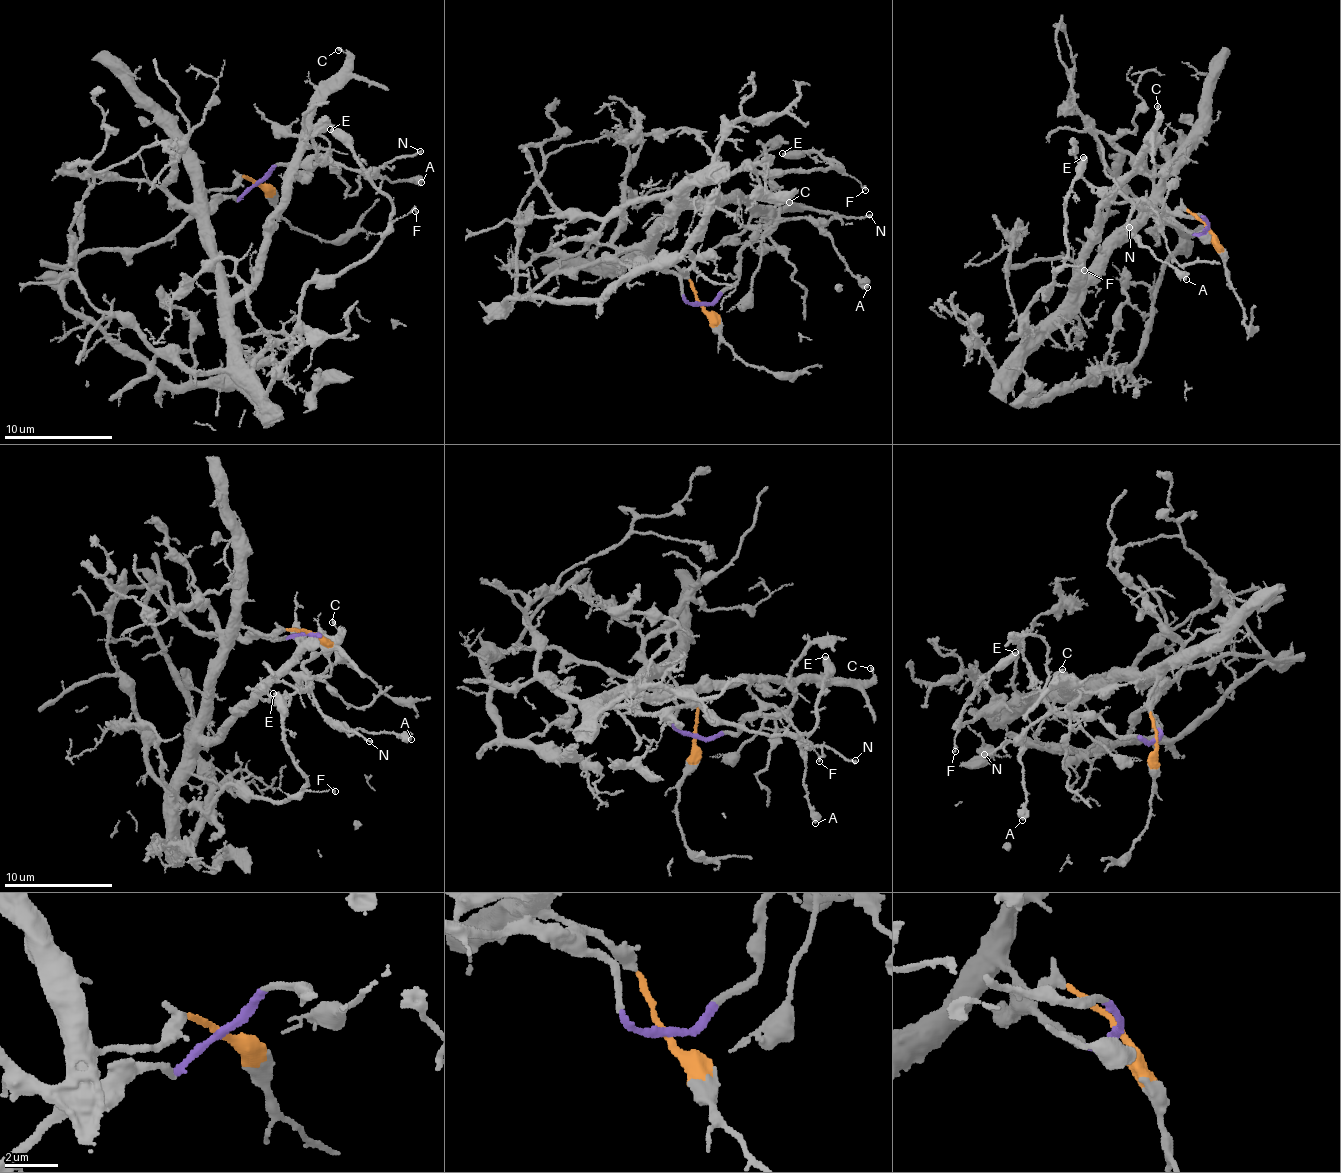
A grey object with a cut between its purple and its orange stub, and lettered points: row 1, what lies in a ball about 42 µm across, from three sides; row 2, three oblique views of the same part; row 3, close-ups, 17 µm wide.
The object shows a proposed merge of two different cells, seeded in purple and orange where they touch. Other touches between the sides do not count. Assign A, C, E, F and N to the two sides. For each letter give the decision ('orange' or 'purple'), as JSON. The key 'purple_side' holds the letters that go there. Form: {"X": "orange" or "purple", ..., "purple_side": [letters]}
{"A": "purple", "C": "orange", "E": "orange", "F": "orange", "N": "purple", "purple_side": ["A", "N"]}

